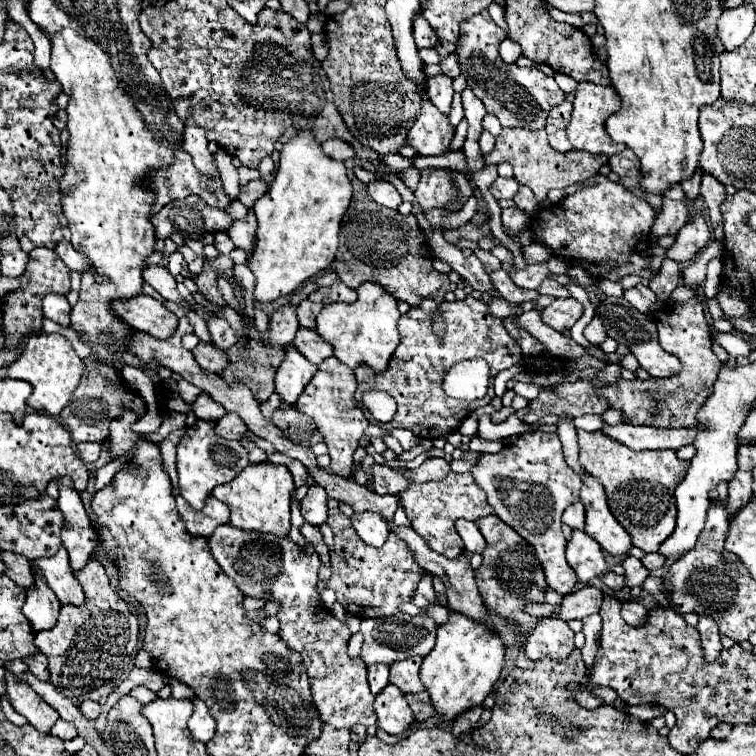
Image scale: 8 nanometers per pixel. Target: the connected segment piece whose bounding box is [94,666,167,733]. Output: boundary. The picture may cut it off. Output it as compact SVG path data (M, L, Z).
M135 666L135 668L129 672L127 680L123 680L123 682L117 686L117 690L115 690L113 694L109 694L107 702L101 706L100 716L94 721L95 728L98 732L102 733L103 730L105 730L107 723L105 720L111 706L113 706L123 694L129 694L129 690L135 688L135 686L139 686L139 684L147 686L147 688L153 690L153 692L159 692L159 690L167 684L167 678L165 678L163 674L153 672L151 668L139 668L139 666Z

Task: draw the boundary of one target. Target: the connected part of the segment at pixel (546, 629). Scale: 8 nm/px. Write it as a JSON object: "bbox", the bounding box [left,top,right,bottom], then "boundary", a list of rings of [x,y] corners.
{"bbox":[523,618,573,660],"boundary":[[[541,618],[523,642],[523,652],[531,660],[547,654],[553,658],[565,658],[573,648],[573,630],[567,622],[555,618]]]}

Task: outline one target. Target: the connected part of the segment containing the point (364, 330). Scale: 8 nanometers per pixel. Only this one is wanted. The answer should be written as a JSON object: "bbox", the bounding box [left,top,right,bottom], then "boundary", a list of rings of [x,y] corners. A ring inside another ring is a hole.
{"bbox":[315,282,401,372],"boundary":[[[363,282],[357,288],[357,294],[359,296],[353,304],[325,304],[321,314],[317,316],[315,330],[333,346],[335,358],[341,360],[345,366],[357,368],[365,364],[371,366],[375,372],[383,372],[401,340],[397,330],[397,322],[401,318],[397,310],[397,300],[389,292],[385,292],[385,288],[381,288],[381,284],[377,282]]]}

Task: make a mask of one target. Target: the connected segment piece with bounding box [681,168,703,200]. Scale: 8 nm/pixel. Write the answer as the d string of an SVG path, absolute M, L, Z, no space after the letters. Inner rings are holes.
M697 168L695 170L695 174L689 178L689 180L683 180L681 182L681 188L683 188L683 192L685 192L685 196L687 198L697 198L699 196L699 186L701 186L701 176L703 176L703 170L701 168Z

